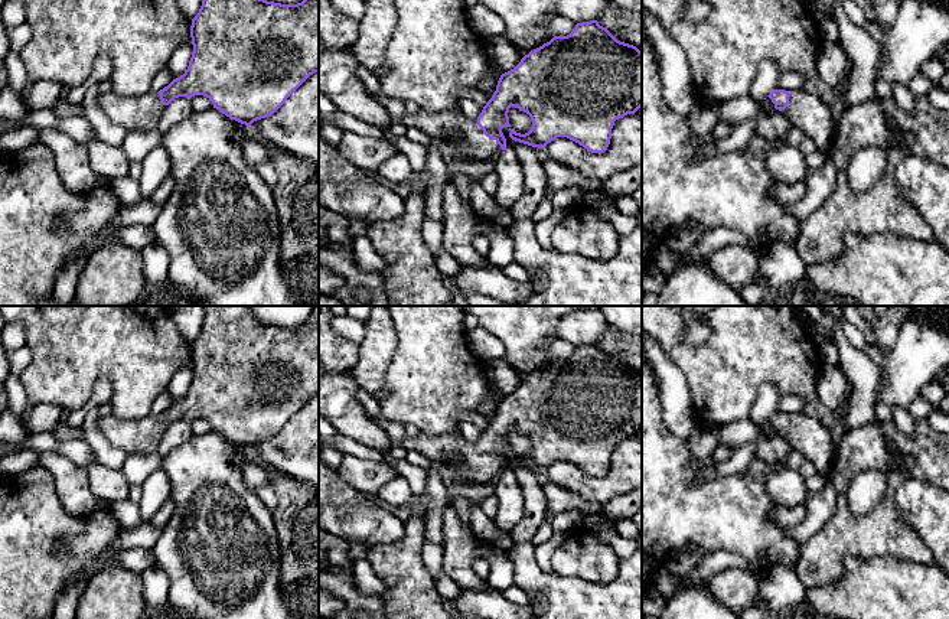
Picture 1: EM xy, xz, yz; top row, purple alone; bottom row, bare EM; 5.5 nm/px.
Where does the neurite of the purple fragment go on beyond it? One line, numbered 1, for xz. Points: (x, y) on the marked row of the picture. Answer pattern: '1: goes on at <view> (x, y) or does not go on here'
1: goes on at xz (463, 137)

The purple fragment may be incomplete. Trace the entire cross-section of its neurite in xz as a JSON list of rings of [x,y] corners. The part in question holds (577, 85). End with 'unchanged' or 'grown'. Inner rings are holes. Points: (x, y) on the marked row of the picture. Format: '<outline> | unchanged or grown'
[[[597,20],[577,23],[570,35],[554,36],[525,55],[513,69],[502,74],[496,91],[476,120],[420,110],[417,114],[405,113],[402,123],[420,128],[457,157],[487,160],[495,159],[500,150],[508,150],[502,128],[511,126],[511,107],[519,108],[532,120],[532,127],[525,134],[512,128],[512,140],[544,149],[557,137],[567,137],[591,153],[603,153],[610,144],[614,121],[642,107],[642,52],[617,40]]] | grown

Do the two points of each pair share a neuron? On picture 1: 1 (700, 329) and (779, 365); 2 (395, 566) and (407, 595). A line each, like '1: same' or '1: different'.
1: different
2: same

